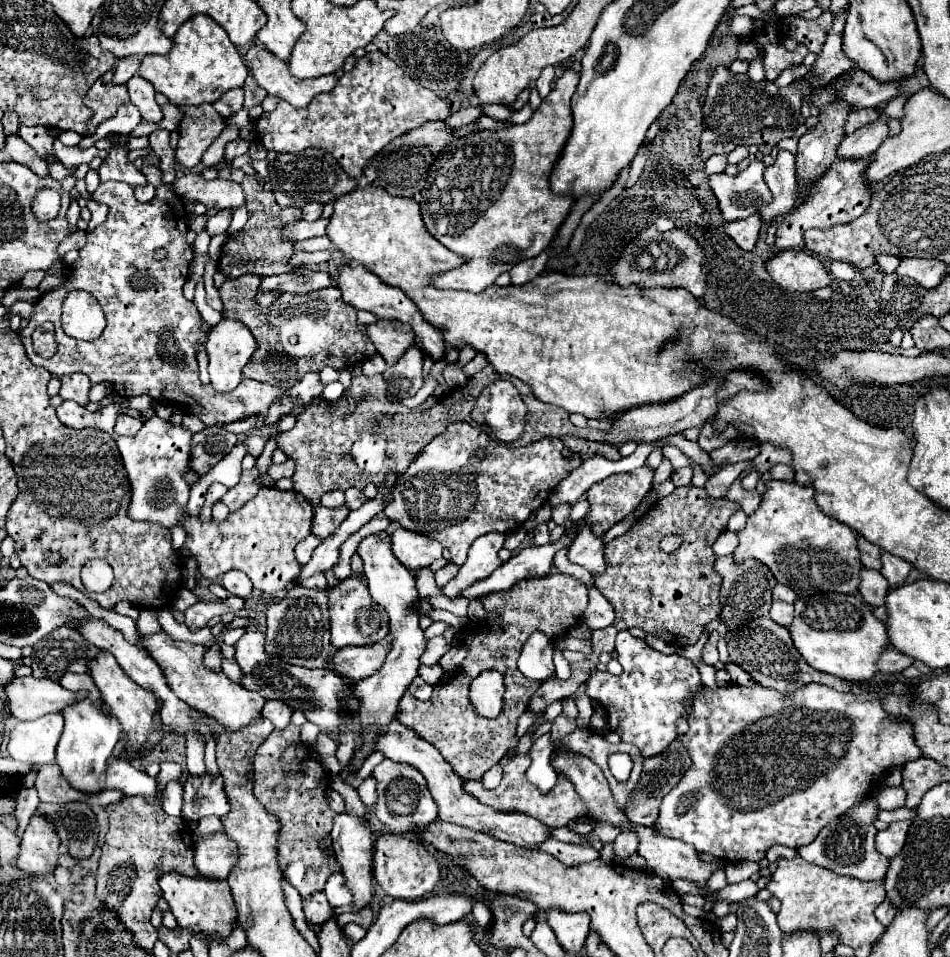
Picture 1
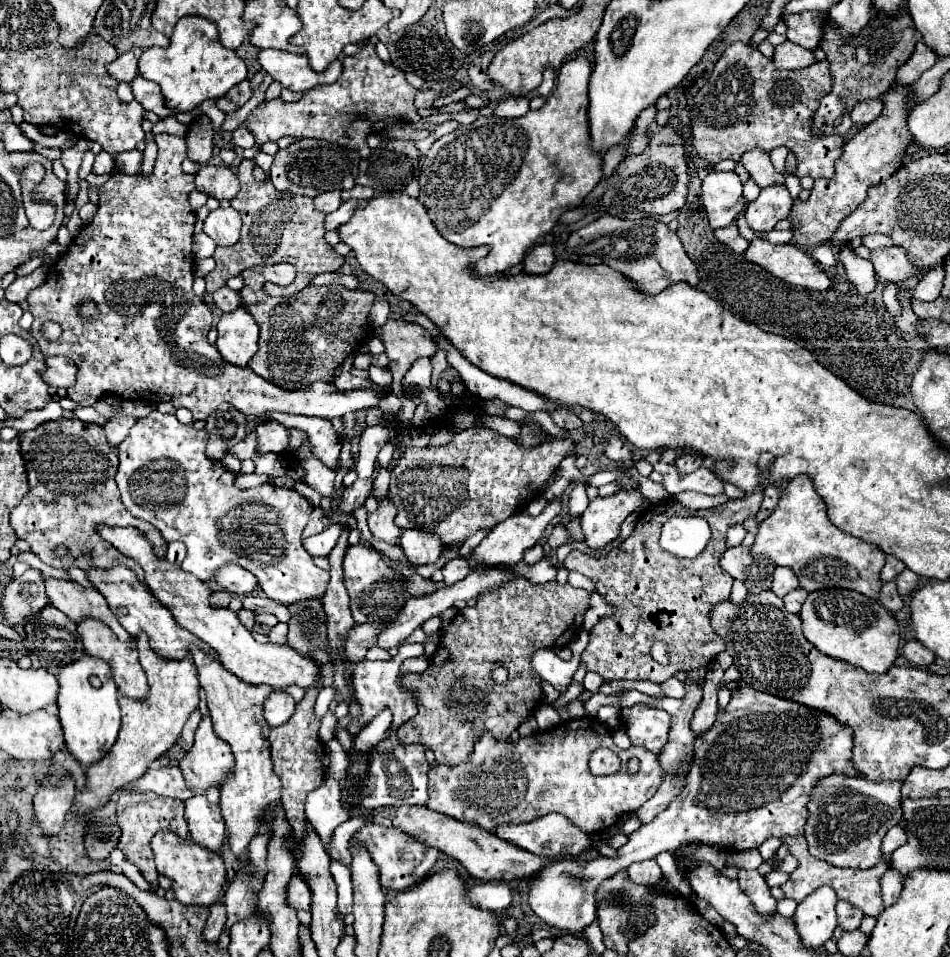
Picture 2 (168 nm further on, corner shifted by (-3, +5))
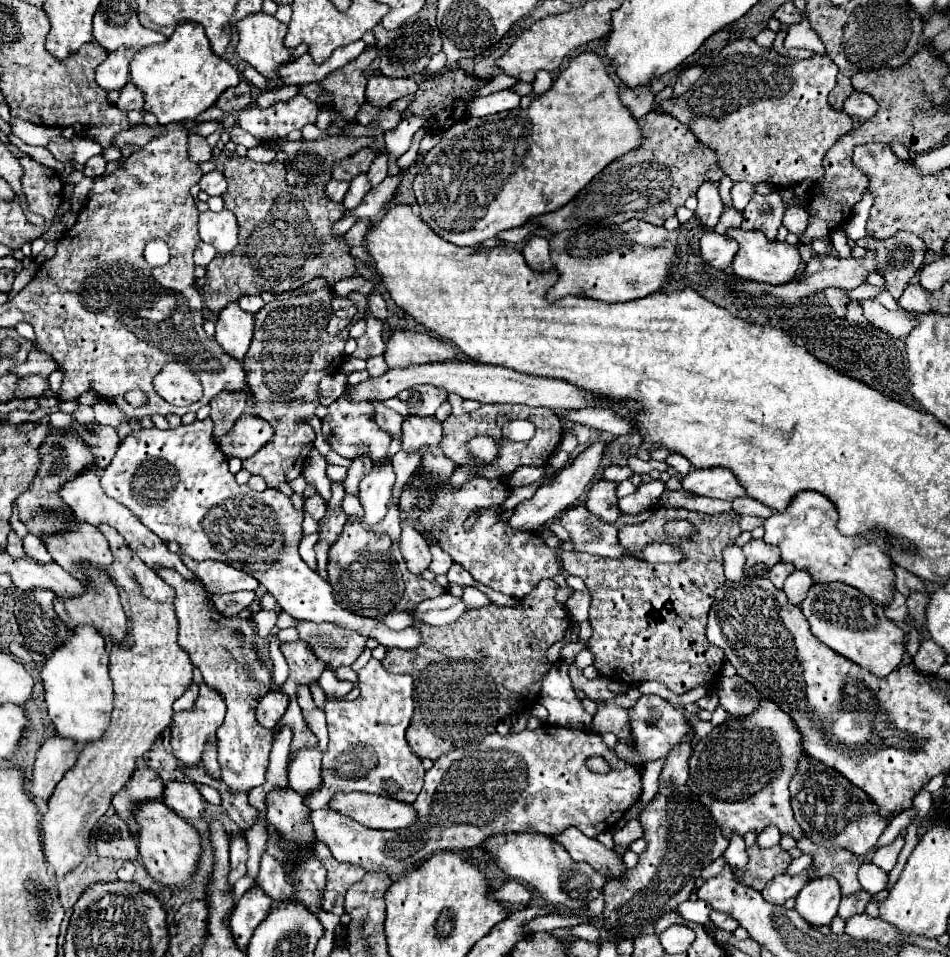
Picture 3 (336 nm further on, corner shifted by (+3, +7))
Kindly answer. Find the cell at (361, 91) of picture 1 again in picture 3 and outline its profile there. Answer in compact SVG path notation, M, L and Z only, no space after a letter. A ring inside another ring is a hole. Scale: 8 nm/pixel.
M298 94L286 102L274 102L268 108L244 108L238 114L238 126L250 132L256 140L266 142L274 136L286 138L292 130L302 130L306 124L314 124L316 116L316 102Z

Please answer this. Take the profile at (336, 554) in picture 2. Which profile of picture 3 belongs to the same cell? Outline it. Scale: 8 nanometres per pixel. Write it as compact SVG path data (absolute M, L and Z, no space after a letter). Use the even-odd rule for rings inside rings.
M332 482L332 500L330 506L326 510L326 516L320 520L320 540L316 544L316 558L318 558L318 574L328 580L326 574L326 562L328 562L328 550L334 544L334 540L340 536L348 516L342 510L342 500L344 500L346 492L342 488L342 482Z

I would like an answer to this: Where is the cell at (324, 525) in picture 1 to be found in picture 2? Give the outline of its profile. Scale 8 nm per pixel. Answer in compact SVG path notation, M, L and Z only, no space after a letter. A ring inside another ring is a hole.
M356 480L350 488L344 490L338 508L336 510L330 510L330 514L332 516L352 514L356 508L360 508L364 504L364 500L368 498L370 490L372 490L372 480Z

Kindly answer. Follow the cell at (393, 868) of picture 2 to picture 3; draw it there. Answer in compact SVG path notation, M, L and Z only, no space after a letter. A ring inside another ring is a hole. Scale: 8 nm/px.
M544 724L536 730L524 730L520 734L500 736L494 732L482 742L440 756L432 770L426 772L424 788L412 804L416 808L418 820L410 828L372 830L330 810L314 810L310 812L308 820L316 842L324 842L338 862L362 866L366 872L386 872L390 876L398 876L412 872L438 850L472 850L494 834L534 830L546 836L558 836L558 832L574 826L580 828L588 838L596 838L600 832L608 832L634 804L634 798L642 792L640 776L642 772L636 764L626 764L606 750L600 734ZM592 756L604 758L610 764L610 772L598 774L588 770L586 760Z

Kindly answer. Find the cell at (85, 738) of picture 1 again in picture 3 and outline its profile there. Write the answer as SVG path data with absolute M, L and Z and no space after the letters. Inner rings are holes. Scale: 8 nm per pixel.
M82 624L72 630L72 638L60 644L42 666L48 716L56 732L78 744L100 740L108 728L112 712L112 680L108 676L106 640L94 626Z

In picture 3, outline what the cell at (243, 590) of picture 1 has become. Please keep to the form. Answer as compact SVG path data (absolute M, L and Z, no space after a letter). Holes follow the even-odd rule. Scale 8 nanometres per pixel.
M180 552L182 562L186 564L186 568L190 568L196 578L204 584L204 588L210 594L228 594L228 592L240 592L240 590L256 590L258 582L254 580L254 576L236 570L224 562L218 560L190 560L190 556Z

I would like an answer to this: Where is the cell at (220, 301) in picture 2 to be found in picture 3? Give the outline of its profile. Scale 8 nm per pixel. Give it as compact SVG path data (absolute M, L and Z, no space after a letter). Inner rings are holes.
M256 294L256 296L242 296L240 300L238 300L238 304L240 304L240 308L244 308L246 312L252 312L252 314L256 314L262 306L264 306L264 300Z

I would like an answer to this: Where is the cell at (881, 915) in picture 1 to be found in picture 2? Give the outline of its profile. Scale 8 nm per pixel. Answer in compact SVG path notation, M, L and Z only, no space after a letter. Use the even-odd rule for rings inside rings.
M888 868L888 872L882 876L882 900L884 900L884 908L892 906L898 900L900 892L902 892L902 878L892 868Z

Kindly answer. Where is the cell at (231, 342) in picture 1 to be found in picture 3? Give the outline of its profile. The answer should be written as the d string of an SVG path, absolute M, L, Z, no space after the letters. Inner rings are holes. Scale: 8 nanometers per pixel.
M236 302L228 304L216 320L216 342L226 354L242 360L250 348L254 332L254 314L244 312Z

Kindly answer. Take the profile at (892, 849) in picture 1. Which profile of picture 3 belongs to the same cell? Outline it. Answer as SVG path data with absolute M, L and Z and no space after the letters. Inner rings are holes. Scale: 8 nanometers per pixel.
M898 836L894 844L884 846L884 848L878 848L878 850L872 854L872 862L874 862L878 868L882 868L886 874L890 874L890 870L892 870L892 868L896 866L896 862L898 862L898 854L900 854L902 846L904 846L904 838Z

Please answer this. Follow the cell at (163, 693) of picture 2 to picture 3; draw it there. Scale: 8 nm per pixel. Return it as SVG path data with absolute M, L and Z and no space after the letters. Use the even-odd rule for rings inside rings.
M102 528L110 550L114 552L114 564L110 564L108 574L116 588L120 590L120 602L124 606L126 618L128 618L128 634L124 640L114 642L110 646L110 680L114 682L114 710L110 716L110 724L106 728L106 734L102 740L96 740L94 744L86 744L70 772L56 784L50 800L48 810L40 818L40 836L42 836L42 848L46 862L52 864L54 874L60 878L66 876L72 868L82 864L82 860L88 856L88 842L92 828L96 822L104 816L104 812L110 808L112 794L122 788L122 784L128 782L128 778L134 772L136 758L144 756L156 742L156 738L172 724L172 704L176 698L184 694L192 680L192 664L190 656L186 656L186 650L178 644L178 618L174 612L174 590L152 570L148 568L122 540L120 534L112 534L112 528Z

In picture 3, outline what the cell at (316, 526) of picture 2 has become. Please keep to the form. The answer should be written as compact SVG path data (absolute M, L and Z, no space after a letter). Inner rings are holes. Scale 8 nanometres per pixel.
M314 494L314 496L306 498L306 506L304 506L304 510L310 512L316 520L320 520L320 518L324 516L324 512L326 512L326 504L324 504L324 500L322 500L320 494Z

